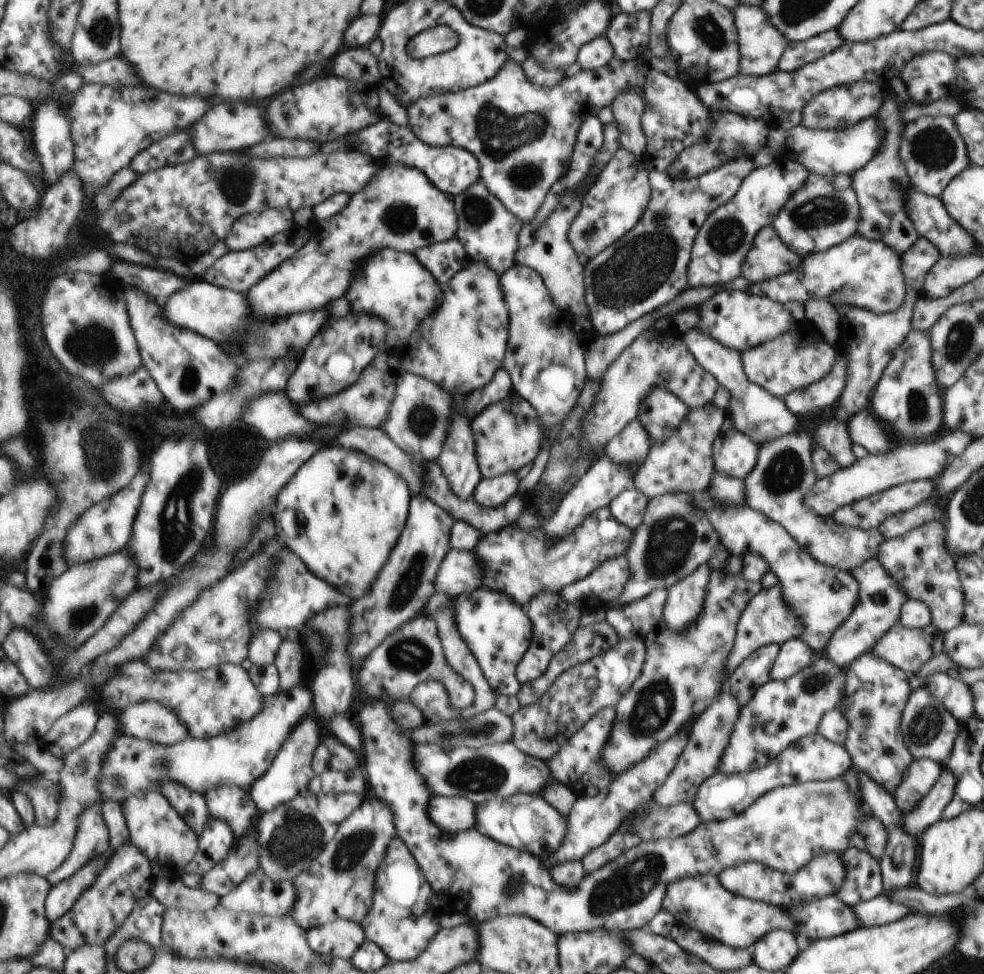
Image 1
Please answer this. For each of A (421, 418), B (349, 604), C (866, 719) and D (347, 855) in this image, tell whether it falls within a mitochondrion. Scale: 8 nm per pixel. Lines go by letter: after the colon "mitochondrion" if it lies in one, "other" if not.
A: mitochondrion
B: other
C: mitochondrion
D: mitochondrion

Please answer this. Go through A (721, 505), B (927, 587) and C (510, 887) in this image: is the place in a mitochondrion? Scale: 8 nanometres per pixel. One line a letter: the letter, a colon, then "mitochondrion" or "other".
A: other
B: mitochondrion
C: mitochondrion

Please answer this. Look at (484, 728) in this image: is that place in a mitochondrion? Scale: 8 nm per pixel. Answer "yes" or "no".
yes

